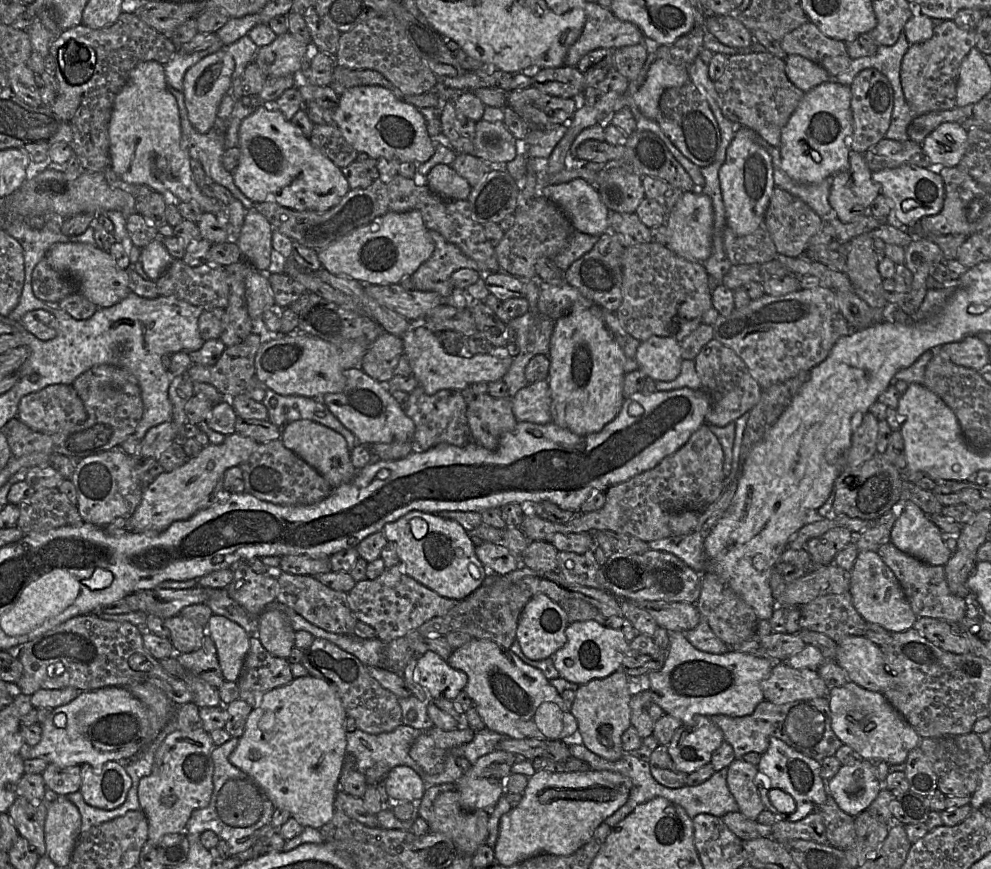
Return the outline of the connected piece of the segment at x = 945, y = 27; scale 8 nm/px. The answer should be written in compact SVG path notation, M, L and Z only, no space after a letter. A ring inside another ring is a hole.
M952 19L935 25L930 39L909 46L901 61L900 79L905 100L913 111L913 119L932 111L948 110L956 106L960 65L975 45L975 31L959 28Z

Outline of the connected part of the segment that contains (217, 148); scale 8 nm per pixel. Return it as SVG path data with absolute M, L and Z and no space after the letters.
M169 85L168 88L178 103L182 136L187 141L190 157L202 164L206 175L212 179L212 182L227 188L235 198L242 202L247 210L254 208L255 203L236 186L233 173L227 171L223 166L226 131L212 127L208 133L197 132L189 121L184 94Z

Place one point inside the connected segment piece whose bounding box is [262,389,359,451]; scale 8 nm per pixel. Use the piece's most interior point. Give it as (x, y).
(282, 410)

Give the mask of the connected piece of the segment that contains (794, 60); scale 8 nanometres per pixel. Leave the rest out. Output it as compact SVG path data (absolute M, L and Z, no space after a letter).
M790 54L784 62L787 77L804 93L831 79L823 67L803 56Z

